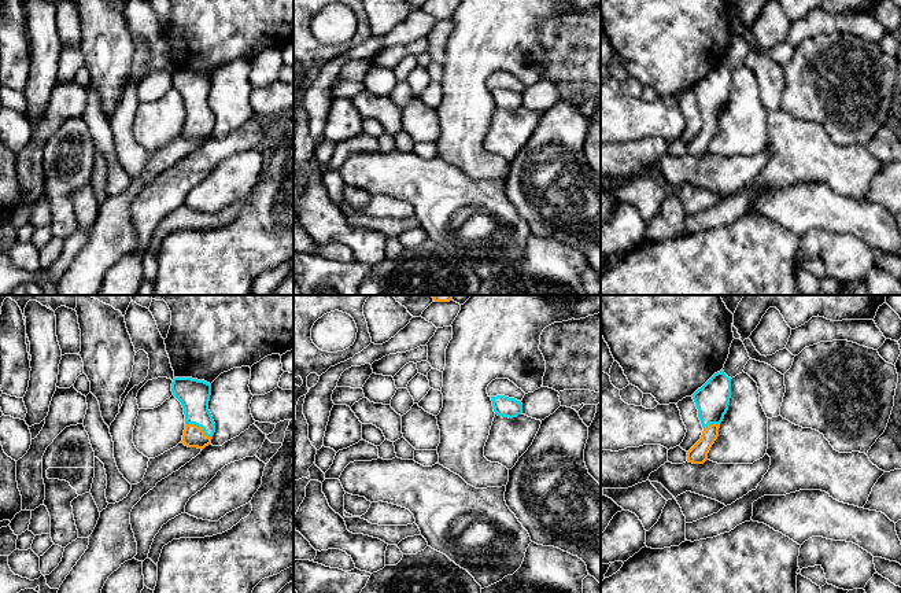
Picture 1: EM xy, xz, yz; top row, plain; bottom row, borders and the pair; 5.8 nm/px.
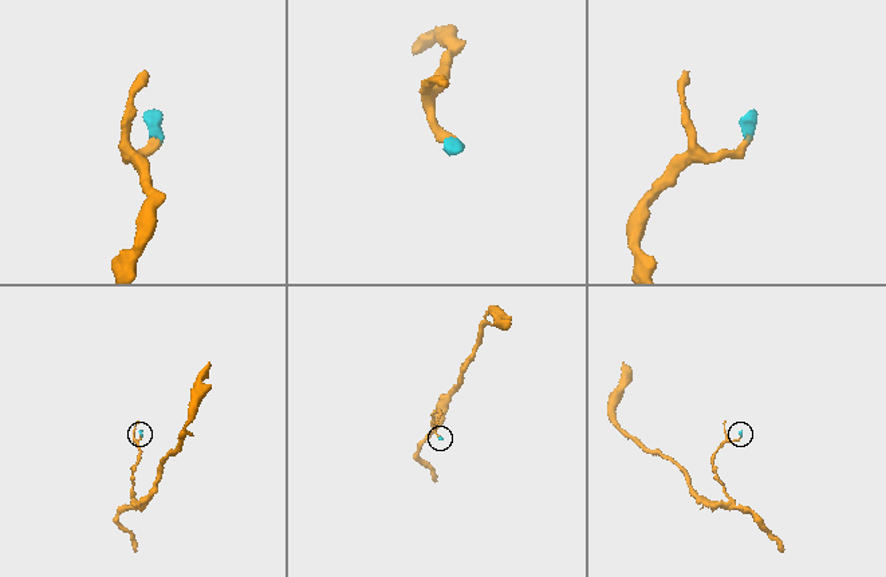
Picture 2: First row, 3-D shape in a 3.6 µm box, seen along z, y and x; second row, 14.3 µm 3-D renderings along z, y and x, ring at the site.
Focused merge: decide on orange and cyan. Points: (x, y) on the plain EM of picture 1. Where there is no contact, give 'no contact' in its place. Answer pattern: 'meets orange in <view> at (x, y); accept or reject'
meets orange in xy at (199, 120); accept

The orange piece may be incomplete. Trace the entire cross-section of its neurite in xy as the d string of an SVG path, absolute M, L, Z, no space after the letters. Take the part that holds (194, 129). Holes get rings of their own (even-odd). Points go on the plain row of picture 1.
M174 70L173 88L181 95L185 107L182 136L188 140L204 141L211 136L215 115L208 103L211 77L192 70Z

